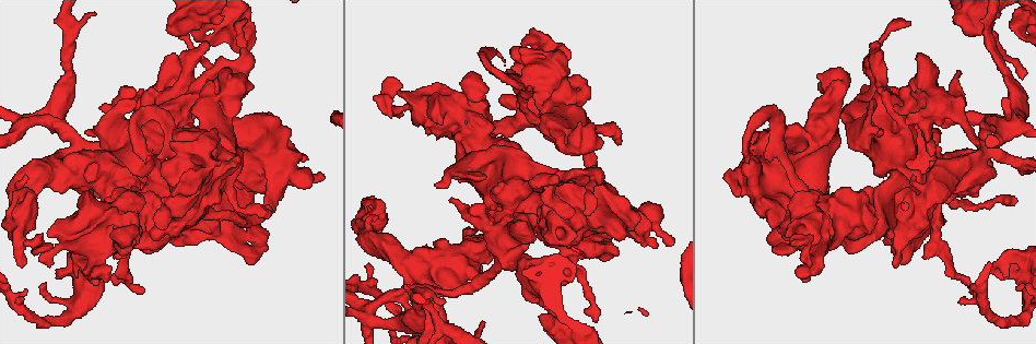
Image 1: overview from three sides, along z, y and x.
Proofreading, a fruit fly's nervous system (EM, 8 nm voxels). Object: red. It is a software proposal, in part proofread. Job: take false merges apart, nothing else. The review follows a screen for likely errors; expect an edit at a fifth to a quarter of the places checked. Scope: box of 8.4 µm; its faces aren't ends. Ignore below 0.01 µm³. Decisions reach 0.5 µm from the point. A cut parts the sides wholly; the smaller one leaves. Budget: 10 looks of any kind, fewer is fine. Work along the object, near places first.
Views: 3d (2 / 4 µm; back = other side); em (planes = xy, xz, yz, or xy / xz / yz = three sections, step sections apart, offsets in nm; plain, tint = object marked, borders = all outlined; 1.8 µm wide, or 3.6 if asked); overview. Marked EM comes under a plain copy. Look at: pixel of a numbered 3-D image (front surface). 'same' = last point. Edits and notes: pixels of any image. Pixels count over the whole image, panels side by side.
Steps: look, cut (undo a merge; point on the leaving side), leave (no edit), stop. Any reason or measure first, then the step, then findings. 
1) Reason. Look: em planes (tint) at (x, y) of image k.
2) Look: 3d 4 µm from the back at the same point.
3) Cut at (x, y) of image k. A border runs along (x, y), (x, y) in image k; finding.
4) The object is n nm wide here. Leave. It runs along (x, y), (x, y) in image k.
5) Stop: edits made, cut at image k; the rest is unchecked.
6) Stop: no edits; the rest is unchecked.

Sharp bend. Look: 3d 4 µm at (68, 241) of image 1.

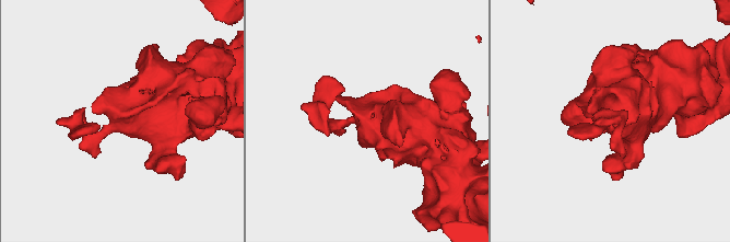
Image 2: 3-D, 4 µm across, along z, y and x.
Shape alone is not enough. Look: em 3.6 µm xy step 16 (tint) at (123, 121) of image 2.

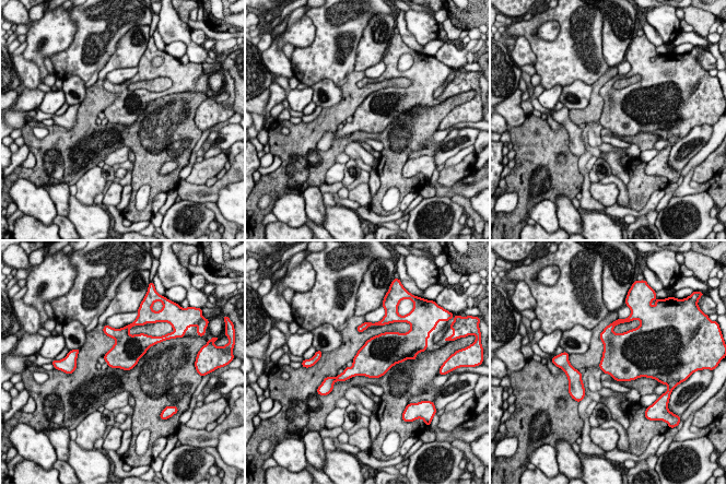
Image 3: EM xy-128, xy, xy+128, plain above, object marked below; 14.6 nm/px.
Another direction. Look: em 3.6 µm planes (borders) at the same point.

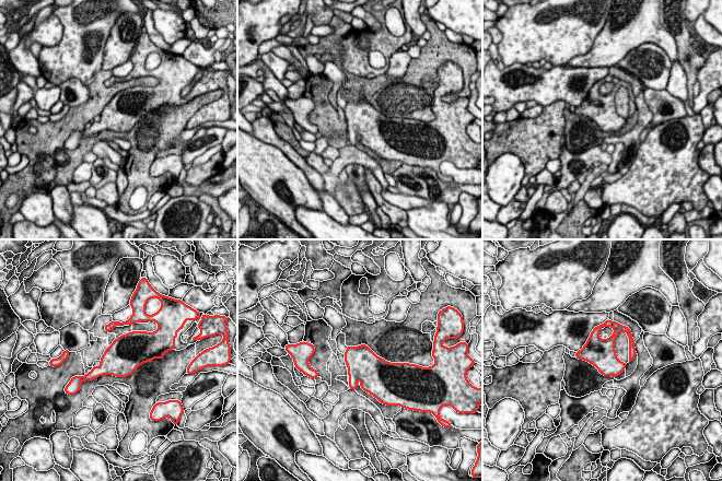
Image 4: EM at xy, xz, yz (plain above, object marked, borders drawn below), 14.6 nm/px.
The object is 420 nm wide here. Leave. Continuous, no second cell.

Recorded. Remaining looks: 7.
Sudden change in width. Look: em planes (tint) at (845, 227) of image 1.

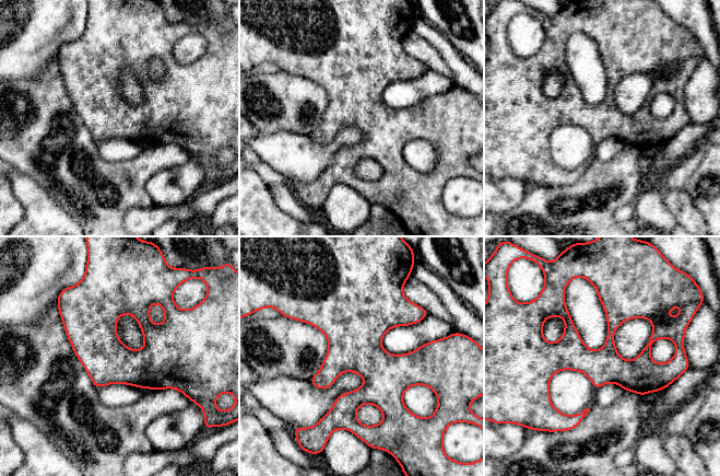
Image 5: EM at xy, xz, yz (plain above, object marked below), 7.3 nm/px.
Leave. Continuous, no second cell.

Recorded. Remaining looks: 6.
Look: em planes (tint) at (19, 124) of image 1.

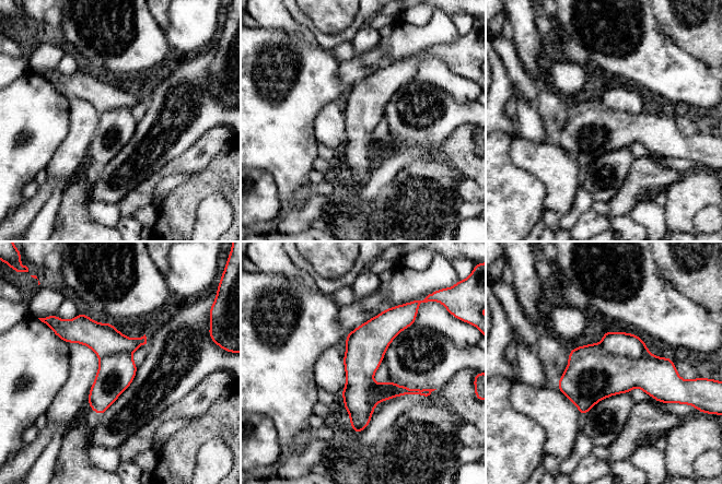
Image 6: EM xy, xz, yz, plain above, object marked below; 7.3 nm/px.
Leave. It runs along (397, 308), (365, 345), (357, 428) in image 6; all the same cell.

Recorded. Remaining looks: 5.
Three-way junction. Look: em planes (tint) at (90, 147) of image 1.

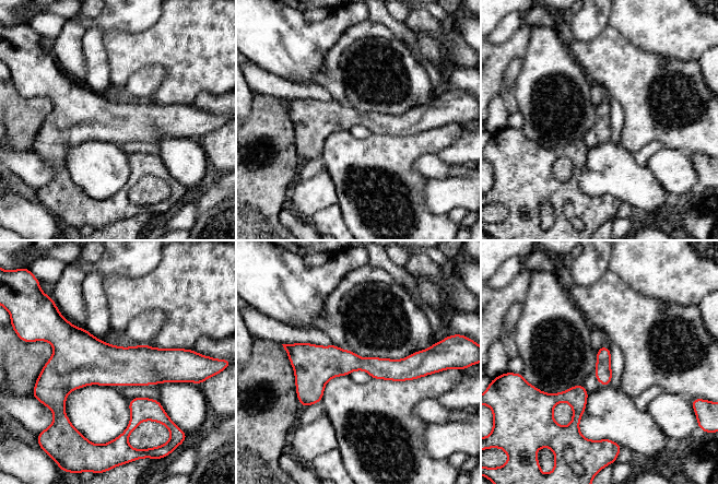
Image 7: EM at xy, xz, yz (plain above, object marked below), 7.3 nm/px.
Leave. It runs along (293, 357), (424, 368) in image 7; continuous, no second cell.

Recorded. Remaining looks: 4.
Stop: no edits; the rest is unchecked.

